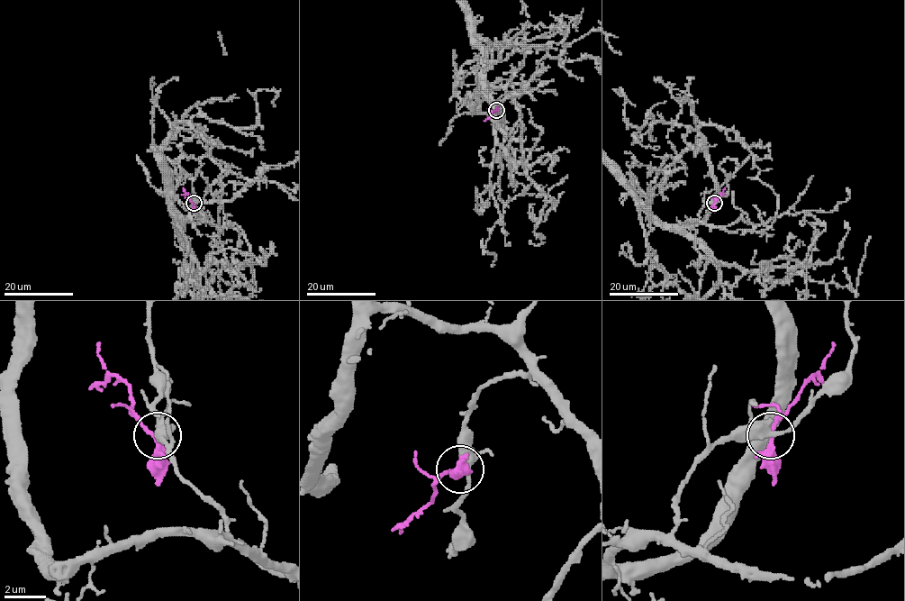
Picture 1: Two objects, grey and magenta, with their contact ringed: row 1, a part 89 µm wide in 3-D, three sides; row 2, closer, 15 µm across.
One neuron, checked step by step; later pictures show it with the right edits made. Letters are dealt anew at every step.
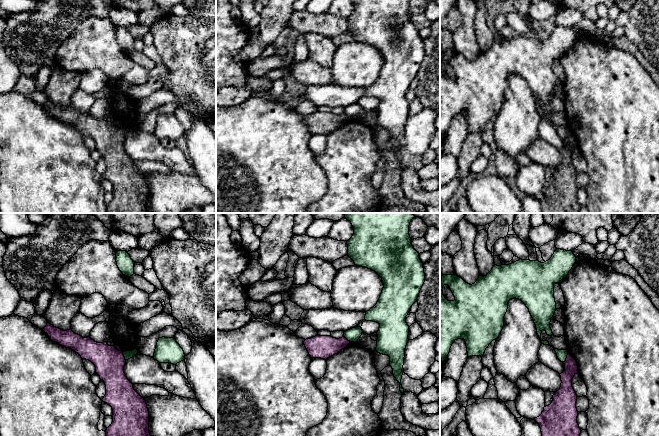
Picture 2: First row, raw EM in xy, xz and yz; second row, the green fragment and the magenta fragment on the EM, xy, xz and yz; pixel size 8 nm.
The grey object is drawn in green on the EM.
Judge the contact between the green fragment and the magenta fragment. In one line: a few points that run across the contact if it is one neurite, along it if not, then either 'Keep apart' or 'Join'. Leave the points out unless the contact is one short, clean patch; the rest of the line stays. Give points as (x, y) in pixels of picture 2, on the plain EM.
Line: xy (121, 128), (125, 136). Keep apart

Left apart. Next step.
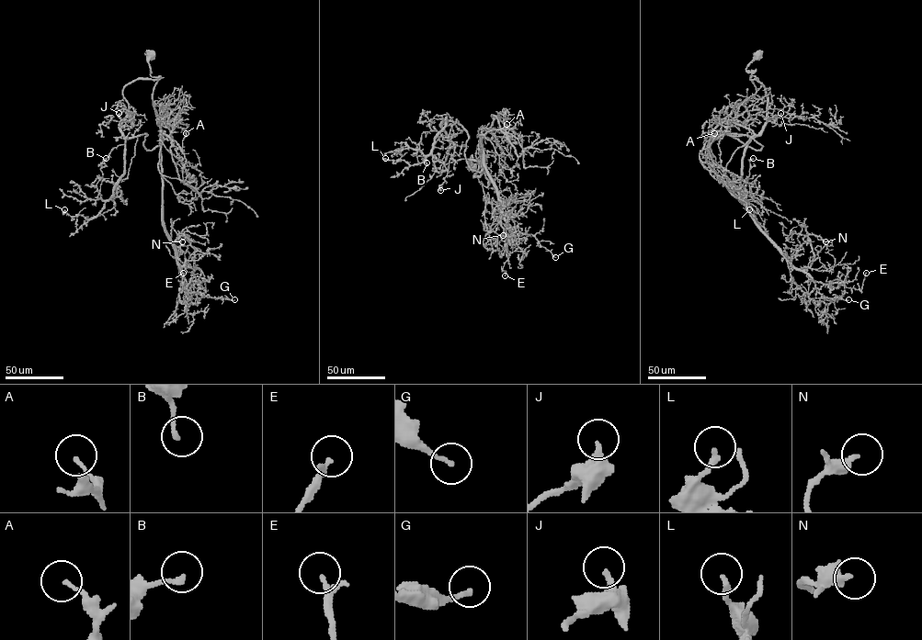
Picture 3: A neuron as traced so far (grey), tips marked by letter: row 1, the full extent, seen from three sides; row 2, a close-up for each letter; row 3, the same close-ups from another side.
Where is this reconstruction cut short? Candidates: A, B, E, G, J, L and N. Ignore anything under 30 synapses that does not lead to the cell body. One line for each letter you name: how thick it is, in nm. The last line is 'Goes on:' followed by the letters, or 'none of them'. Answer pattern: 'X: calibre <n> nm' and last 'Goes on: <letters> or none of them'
Goes on: none of them

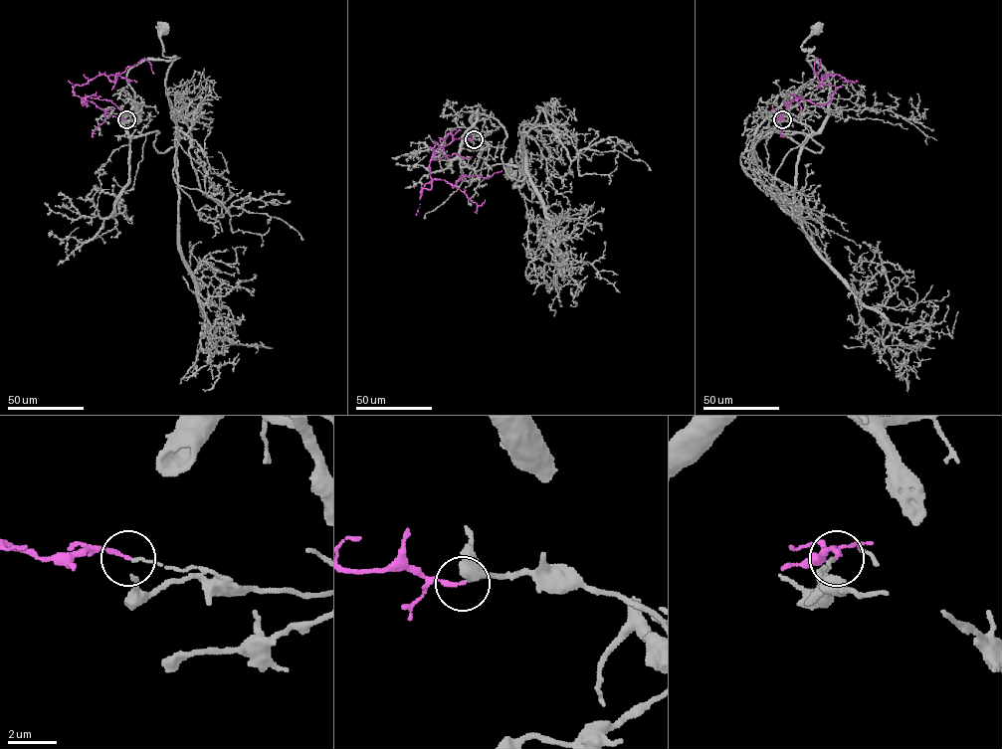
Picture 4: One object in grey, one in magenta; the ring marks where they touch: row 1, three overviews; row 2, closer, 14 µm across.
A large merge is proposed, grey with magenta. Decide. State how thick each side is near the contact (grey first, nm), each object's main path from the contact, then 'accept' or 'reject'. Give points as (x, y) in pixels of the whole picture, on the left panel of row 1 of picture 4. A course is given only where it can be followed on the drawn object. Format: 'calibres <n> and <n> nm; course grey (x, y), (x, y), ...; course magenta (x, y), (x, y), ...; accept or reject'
calibres 100 and 160 nm; course grey (126, 119), (140, 119), (126, 74), (148, 60), (176, 59), (163, 55), (160, 39), (163, 30); course magenta (125, 119), (84, 97), (83, 105), (73, 89), (100, 75), (112, 82), (144, 59), (153, 74); reject

